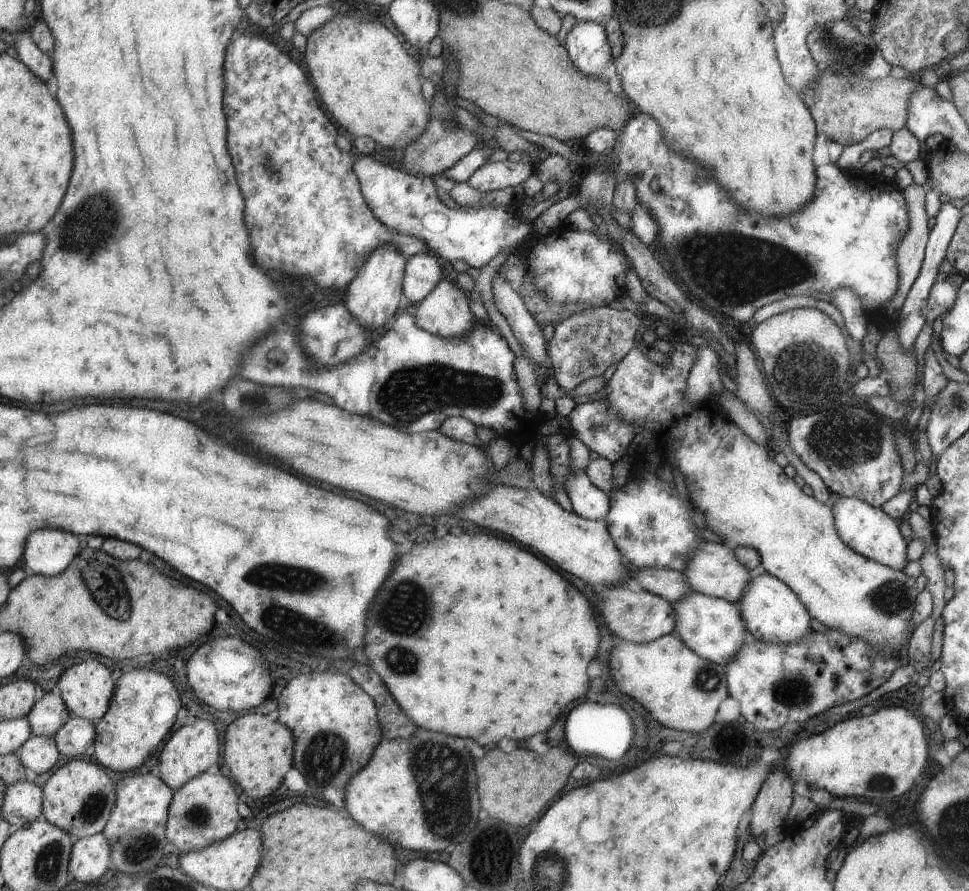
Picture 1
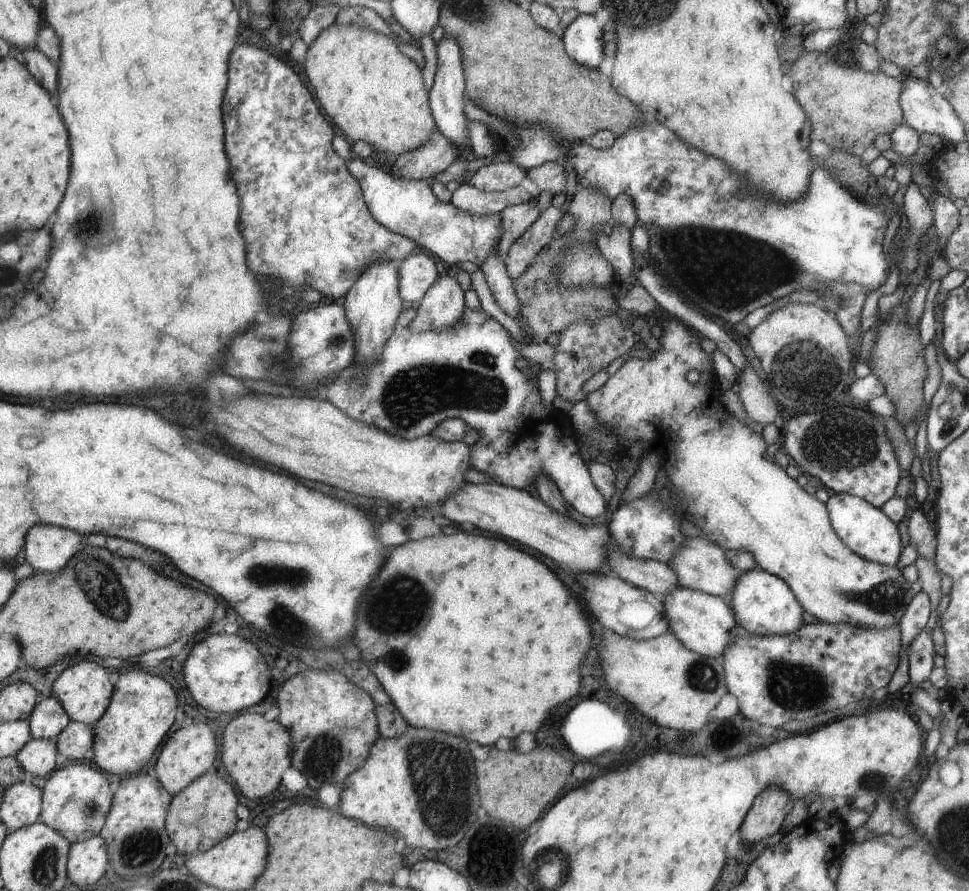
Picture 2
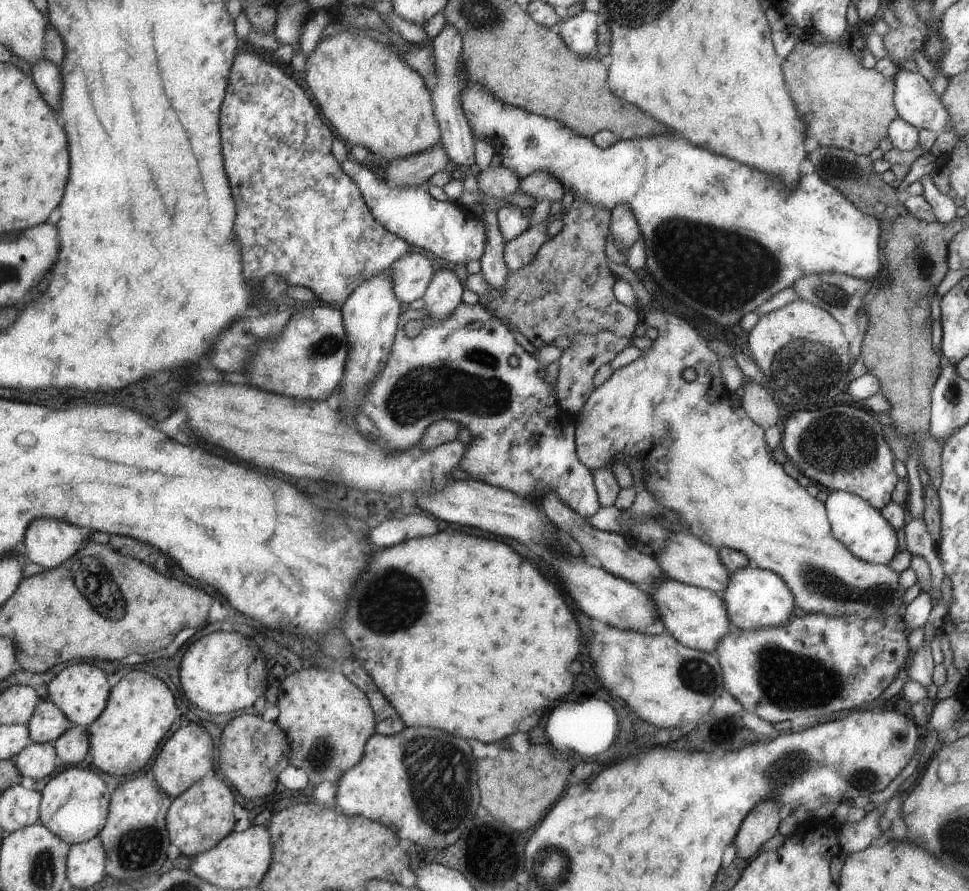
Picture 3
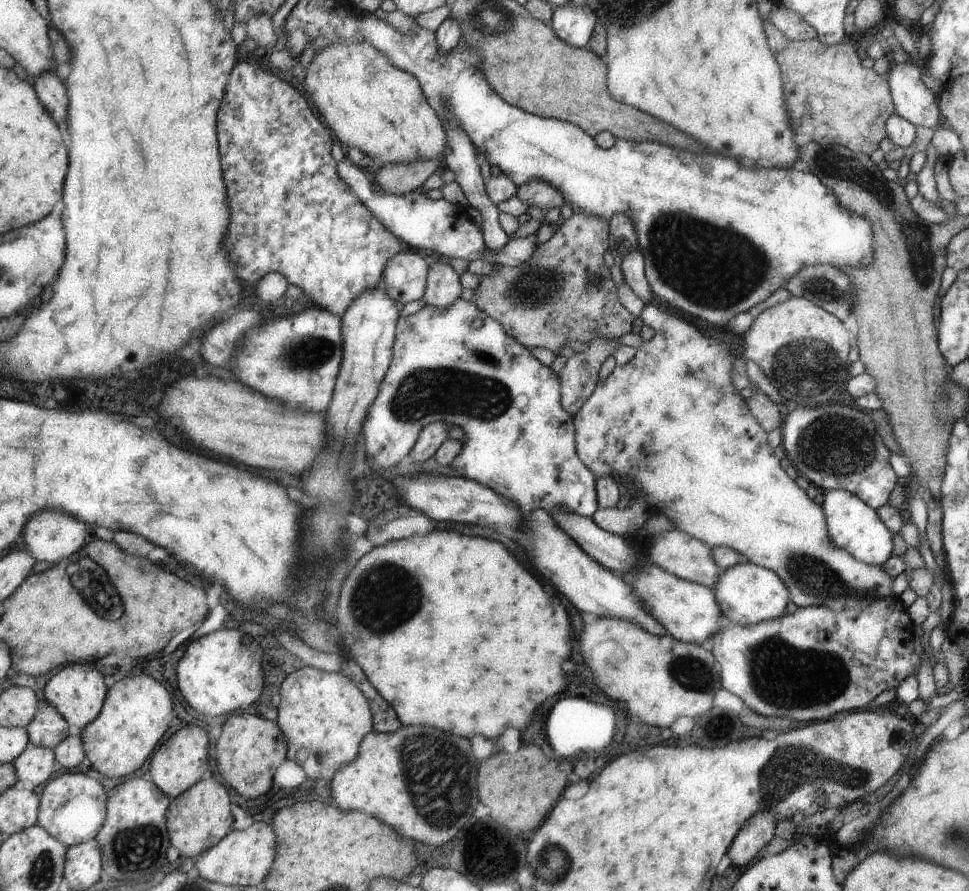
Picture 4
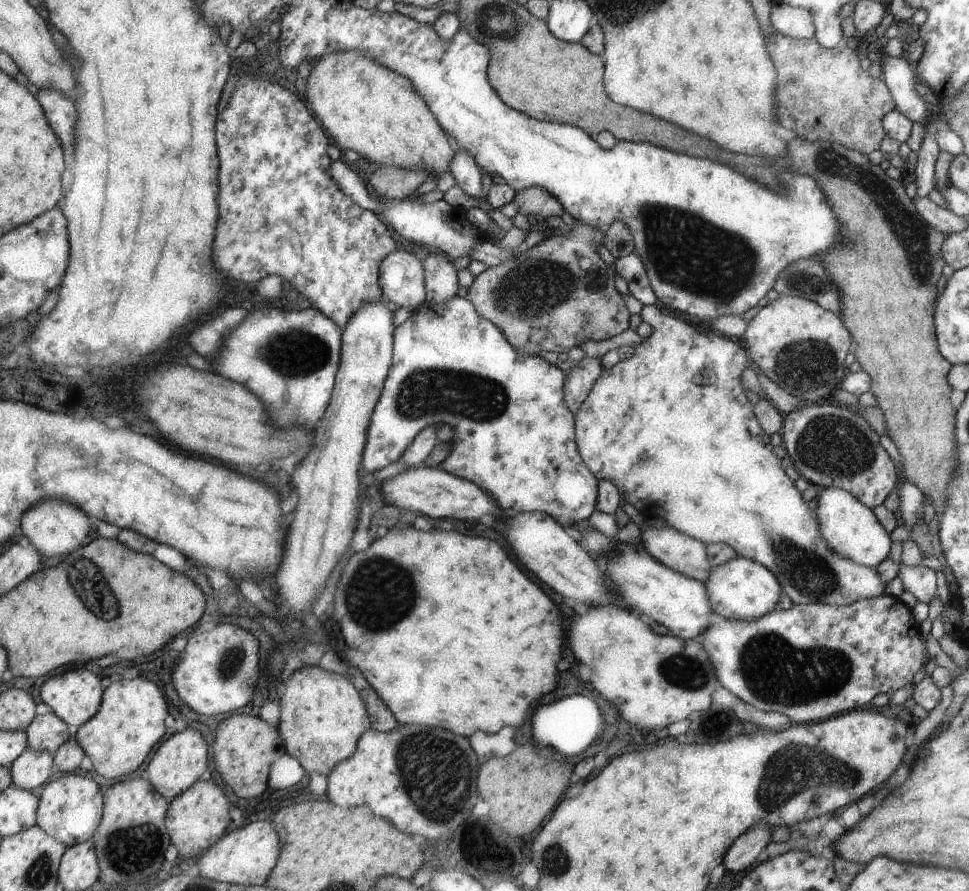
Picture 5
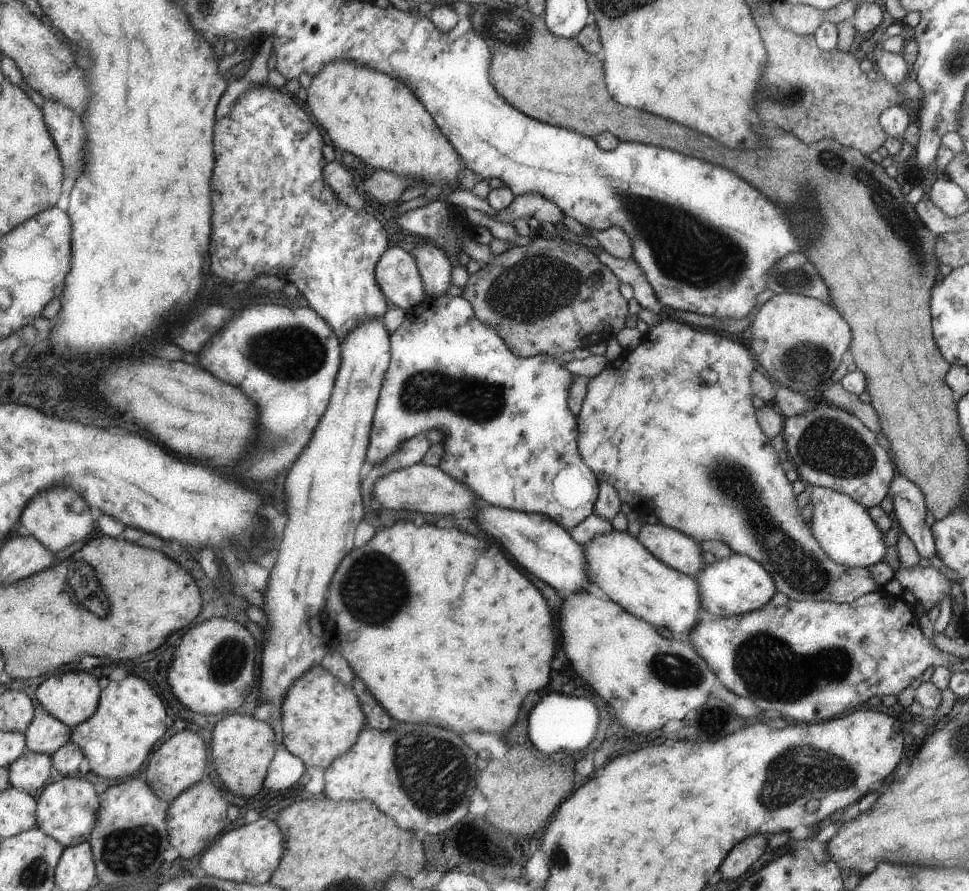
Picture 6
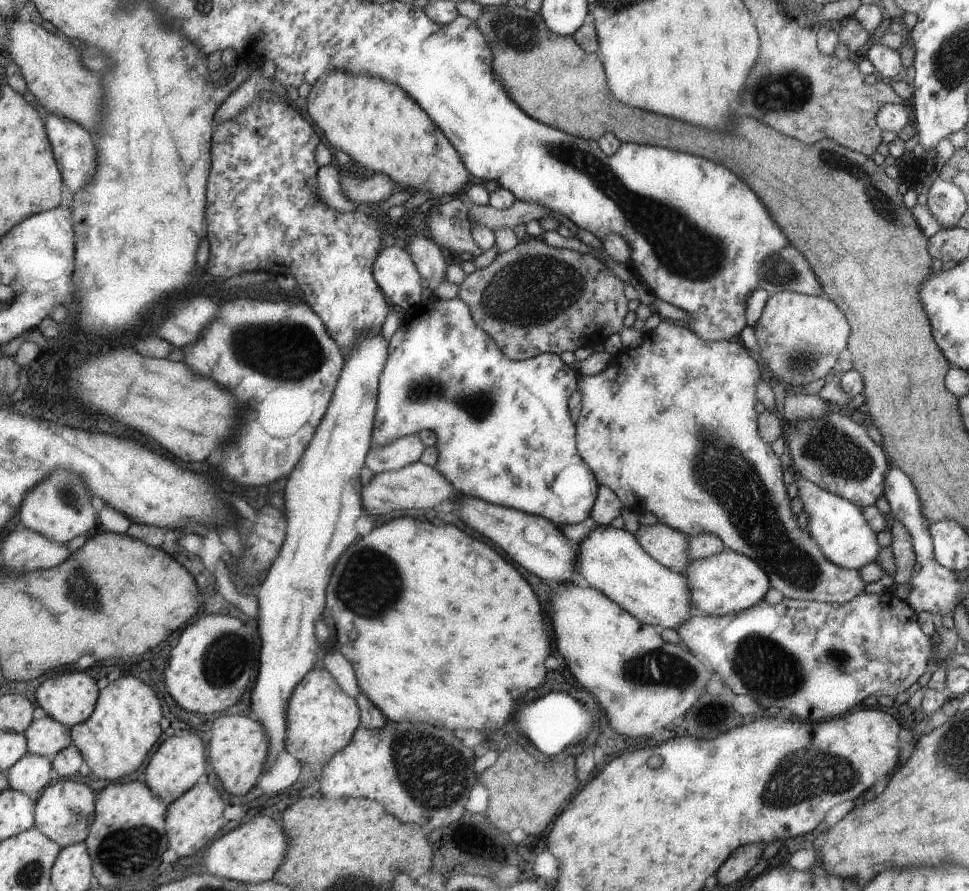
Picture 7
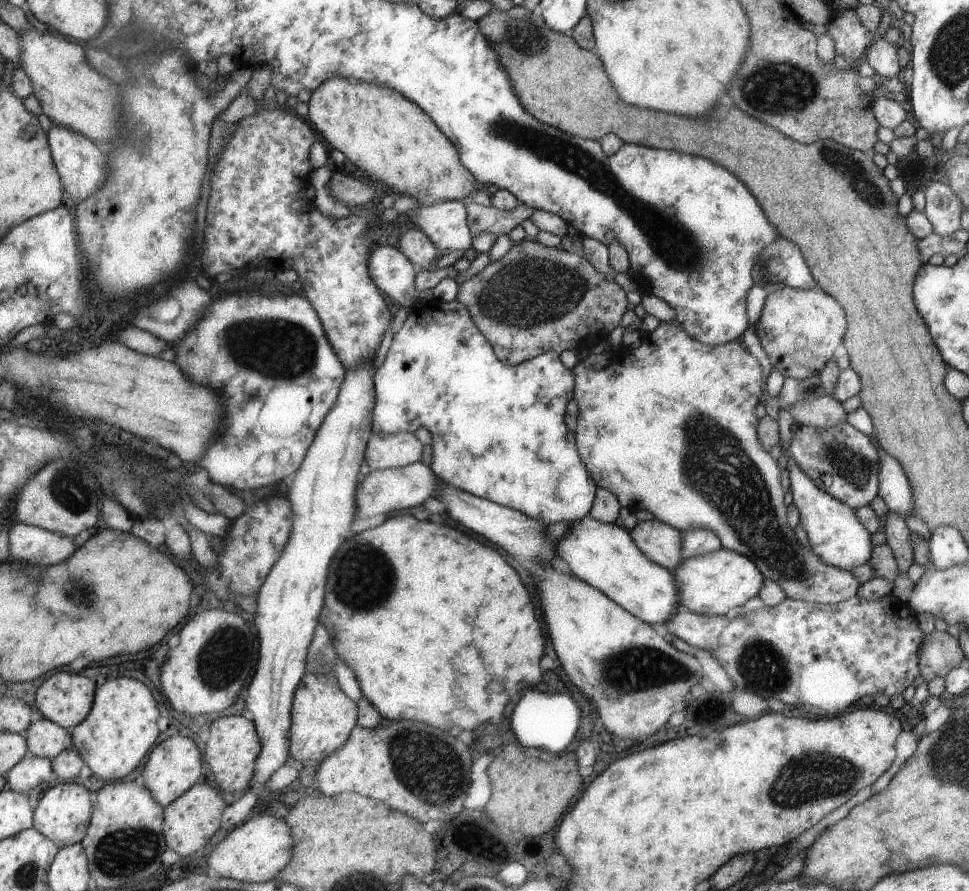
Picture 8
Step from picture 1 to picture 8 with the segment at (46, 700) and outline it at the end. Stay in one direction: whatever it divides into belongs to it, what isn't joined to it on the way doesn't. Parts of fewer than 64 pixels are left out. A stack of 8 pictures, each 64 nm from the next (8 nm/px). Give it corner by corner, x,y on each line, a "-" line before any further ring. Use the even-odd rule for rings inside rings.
44,717
32,724
26,735
30,754
51,760
73,745
71,730

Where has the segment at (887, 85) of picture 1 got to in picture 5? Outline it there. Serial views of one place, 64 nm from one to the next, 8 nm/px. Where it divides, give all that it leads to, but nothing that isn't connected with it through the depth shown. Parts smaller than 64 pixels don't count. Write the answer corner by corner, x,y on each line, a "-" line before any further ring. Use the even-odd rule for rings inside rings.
775,32
766,39
766,48
778,72
779,124
793,130
807,142
835,142
865,156
878,150
886,138
883,117
895,109
894,98
881,77
872,78
859,65
853,44
840,43
833,48
823,48
814,38
793,39

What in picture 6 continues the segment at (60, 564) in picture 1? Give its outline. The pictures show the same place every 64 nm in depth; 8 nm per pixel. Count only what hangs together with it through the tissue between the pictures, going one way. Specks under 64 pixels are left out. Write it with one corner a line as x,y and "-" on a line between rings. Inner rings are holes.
57,486
39,494
39,498
35,498
35,502
31,502
31,506
27,506
27,510
23,512
21,524
23,530
27,530
27,534
37,538
53,554
61,552
74,542
84,541
87,534
91,534
95,528
93,510
89,508
87,500
79,496
79,492
65,486

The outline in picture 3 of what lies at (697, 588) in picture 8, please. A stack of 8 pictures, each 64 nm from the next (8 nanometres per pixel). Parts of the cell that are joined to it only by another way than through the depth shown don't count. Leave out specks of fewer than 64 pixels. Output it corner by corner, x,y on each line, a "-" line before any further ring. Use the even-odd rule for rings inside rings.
749,564
731,572
729,581
726,582
726,588
719,593
719,596
722,598
724,606
726,607
730,624
738,629
757,630
776,627
777,625
786,625
787,618
789,618
789,614
793,610
794,598
786,582
783,582
783,579
779,578
778,574
770,570
759,567
752,568

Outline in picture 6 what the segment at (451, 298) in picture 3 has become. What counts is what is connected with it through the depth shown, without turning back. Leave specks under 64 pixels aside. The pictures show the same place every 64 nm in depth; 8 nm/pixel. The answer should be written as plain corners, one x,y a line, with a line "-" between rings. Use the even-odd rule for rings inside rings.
431,243
415,248
412,256
422,274
426,297
437,298
445,295
451,286
451,268
454,260

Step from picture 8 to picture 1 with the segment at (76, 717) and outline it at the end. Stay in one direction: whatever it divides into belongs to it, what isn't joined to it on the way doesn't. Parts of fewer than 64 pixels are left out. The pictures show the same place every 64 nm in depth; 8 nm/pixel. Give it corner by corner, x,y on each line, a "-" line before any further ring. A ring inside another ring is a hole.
95,659
72,665
64,671
56,686
60,688
71,714
93,722
100,721
107,714
116,689
111,672
112,668

